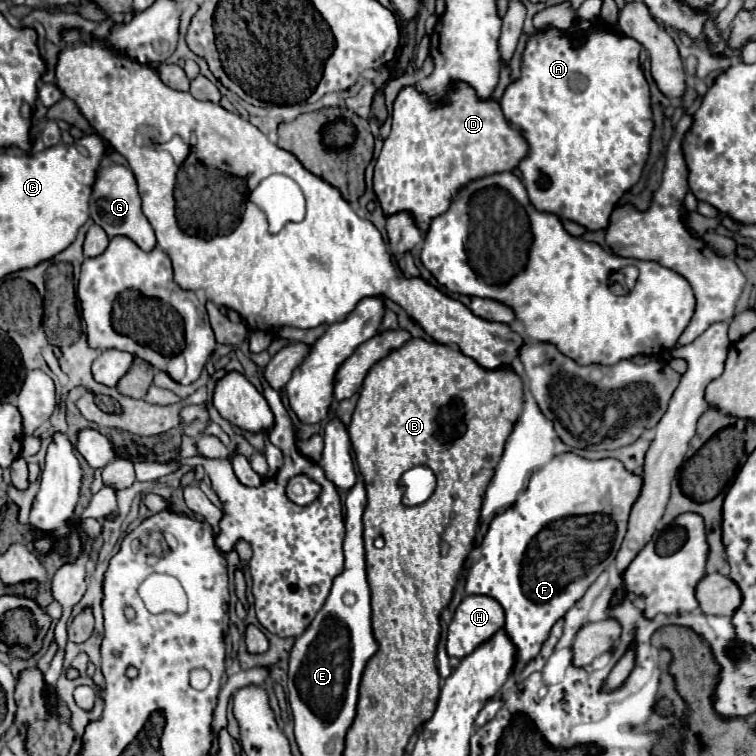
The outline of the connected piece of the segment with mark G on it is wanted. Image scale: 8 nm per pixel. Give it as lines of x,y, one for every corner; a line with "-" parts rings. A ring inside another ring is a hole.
112,163
112,165
102,165
98,169
96,181
92,185
90,217
94,223
98,223
108,233
108,237
114,237
114,235
130,237
144,251
150,251
156,245
152,225
148,223
148,219
144,217
144,213
140,209
140,195
138,195
134,173
126,165

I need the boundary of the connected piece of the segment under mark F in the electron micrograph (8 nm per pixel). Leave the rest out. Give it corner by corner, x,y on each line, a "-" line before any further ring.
568,451
554,455
544,467
532,473
516,503
492,519
488,533
482,539
482,555
468,573
466,593
488,595
504,607
504,631
516,647
514,673
520,673
524,665
540,653
540,647
548,639
552,625
612,563
622,545
628,513
636,501
636,495
640,493
640,487
642,479
628,473
618,459
592,461

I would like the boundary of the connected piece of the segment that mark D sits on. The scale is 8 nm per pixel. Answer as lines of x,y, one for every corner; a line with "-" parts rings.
456,81
448,89
446,97
440,101
432,101
426,93
410,85
400,89
394,101
392,133
384,139
384,147
374,169
374,193
386,217
396,215
400,211
408,211
414,217
418,229
422,233
428,233
430,221
436,215
448,211
460,189
464,189
476,179
516,169
516,165
520,163
520,159
526,157
526,153
528,145
524,137
512,125
506,123
500,103
493,98
480,99
468,83

